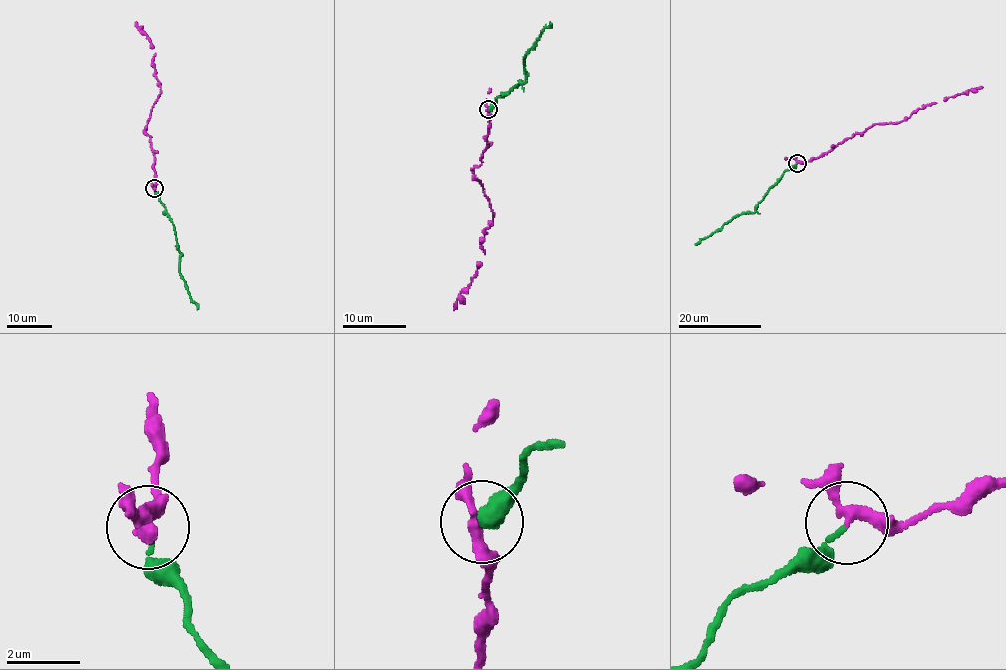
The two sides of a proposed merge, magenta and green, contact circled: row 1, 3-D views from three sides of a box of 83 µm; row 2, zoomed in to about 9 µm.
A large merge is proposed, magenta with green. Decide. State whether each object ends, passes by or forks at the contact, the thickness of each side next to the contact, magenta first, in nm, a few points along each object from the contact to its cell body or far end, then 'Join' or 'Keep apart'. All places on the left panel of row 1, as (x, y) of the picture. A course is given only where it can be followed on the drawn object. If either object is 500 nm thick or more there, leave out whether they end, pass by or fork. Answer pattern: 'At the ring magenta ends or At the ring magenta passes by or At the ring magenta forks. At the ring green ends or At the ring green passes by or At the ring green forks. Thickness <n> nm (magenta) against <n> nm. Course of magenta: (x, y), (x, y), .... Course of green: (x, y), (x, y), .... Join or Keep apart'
At the ring magenta passes by. At the ring green ends. Thickness 280 nm (magenta) against 120 nm. Course of magenta: (154, 188), (154, 155), (151, 137), (144, 132), (161, 85), (151, 40), (135, 22). Course of green: (154, 189), (173, 224), (181, 253), (179, 273), (197, 309). Join

